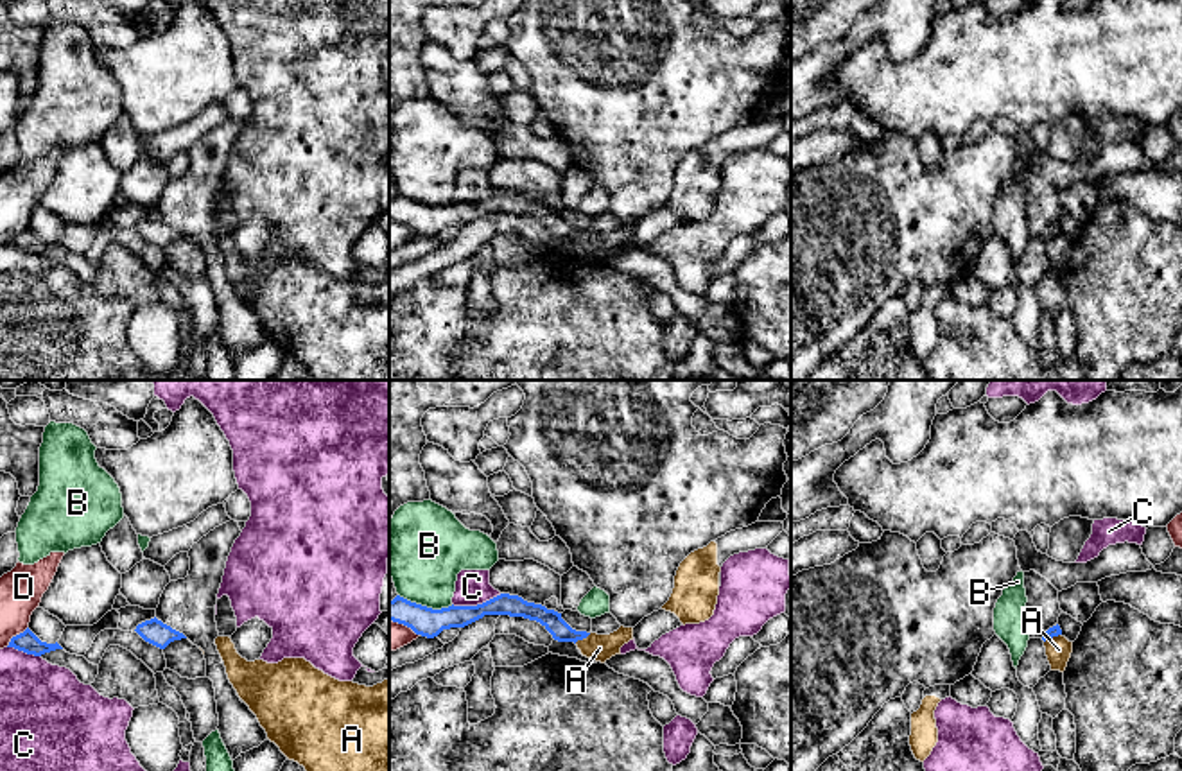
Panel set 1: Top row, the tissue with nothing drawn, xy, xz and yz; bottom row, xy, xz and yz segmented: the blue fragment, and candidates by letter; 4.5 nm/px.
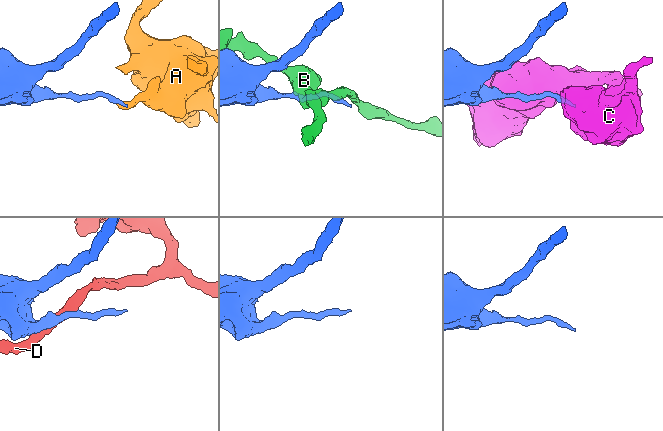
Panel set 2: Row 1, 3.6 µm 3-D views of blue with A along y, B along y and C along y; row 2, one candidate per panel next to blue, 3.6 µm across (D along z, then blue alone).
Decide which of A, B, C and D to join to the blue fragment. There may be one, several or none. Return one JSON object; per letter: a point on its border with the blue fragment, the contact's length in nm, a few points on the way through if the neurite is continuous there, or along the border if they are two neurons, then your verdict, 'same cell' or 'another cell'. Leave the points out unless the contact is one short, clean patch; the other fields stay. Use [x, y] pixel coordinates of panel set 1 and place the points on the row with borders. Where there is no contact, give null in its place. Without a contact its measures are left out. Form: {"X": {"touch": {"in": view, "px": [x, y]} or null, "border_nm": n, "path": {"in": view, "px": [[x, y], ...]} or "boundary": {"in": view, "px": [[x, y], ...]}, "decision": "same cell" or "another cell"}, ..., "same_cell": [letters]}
{"A": {"touch": {"in": "xz", "px": [582, 639]}, "border_nm": 90, "boundary": {"in": "xz", "px": [[590, 633], [574, 642]]}, "decision": "another cell"}, "B": {"touch": {"in": "xz", "px": [425, 606]}, "border_nm": 260, "decision": "another cell"}, "C": {"touch": {"in": "xz", "px": [478, 605]}, "border_nm": 220, "decision": "another cell"}, "D": {"touch": {"in": "xz", "px": [404, 624]}, "border_nm": 150, "decision": "another cell"}, "same_cell": []}

